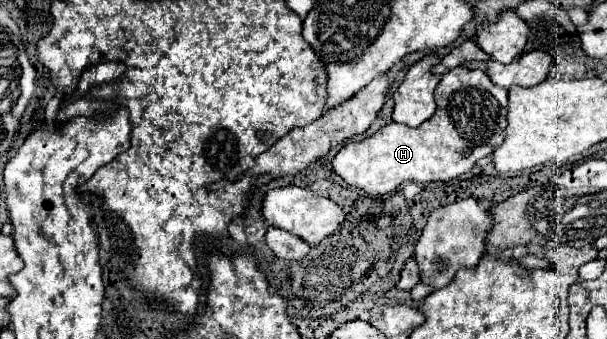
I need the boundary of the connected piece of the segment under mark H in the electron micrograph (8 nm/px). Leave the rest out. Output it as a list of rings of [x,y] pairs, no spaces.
[[[458,66],[446,72],[436,88],[436,112],[418,128],[408,128],[404,124],[390,122],[382,126],[376,134],[360,140],[348,142],[340,148],[340,152],[332,160],[332,168],[338,176],[342,176],[348,184],[362,188],[372,196],[384,196],[394,192],[402,182],[436,182],[436,180],[454,180],[460,174],[472,170],[472,166],[484,158],[492,156],[494,148],[498,148],[506,136],[506,114],[508,114],[508,90],[492,84],[492,80],[482,70],[468,70],[466,66]]]

